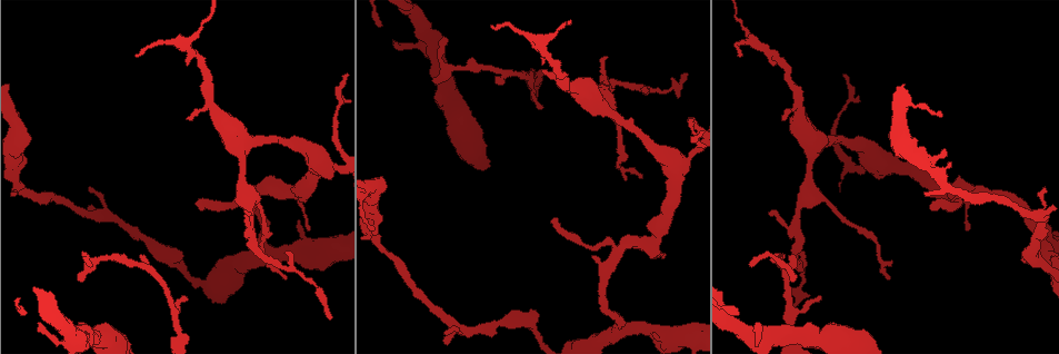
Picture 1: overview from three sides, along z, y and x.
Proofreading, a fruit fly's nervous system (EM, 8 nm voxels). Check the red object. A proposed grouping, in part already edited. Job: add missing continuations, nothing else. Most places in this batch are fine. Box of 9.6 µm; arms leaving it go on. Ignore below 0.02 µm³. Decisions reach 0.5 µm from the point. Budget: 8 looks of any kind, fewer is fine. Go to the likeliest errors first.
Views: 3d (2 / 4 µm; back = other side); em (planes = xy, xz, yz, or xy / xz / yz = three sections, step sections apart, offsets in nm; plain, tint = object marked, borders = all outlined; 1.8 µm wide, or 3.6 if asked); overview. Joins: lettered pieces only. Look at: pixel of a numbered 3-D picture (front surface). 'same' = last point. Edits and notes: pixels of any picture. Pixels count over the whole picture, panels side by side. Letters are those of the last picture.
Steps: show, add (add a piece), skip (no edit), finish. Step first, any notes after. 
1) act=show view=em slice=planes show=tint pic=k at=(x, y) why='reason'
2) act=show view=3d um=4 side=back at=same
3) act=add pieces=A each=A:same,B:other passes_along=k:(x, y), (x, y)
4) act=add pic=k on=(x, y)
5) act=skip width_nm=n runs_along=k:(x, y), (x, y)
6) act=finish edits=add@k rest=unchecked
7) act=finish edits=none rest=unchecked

act=show view=em slice=yz step=4 show=tint pic=1 at=(653, 240) why='sharp bend'

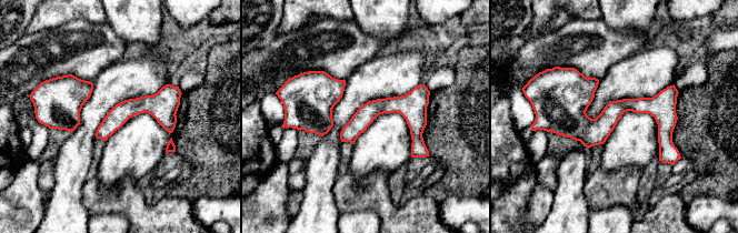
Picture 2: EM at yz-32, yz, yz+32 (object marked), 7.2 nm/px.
act=show view=em slice=yz step=4 show=borders at=same

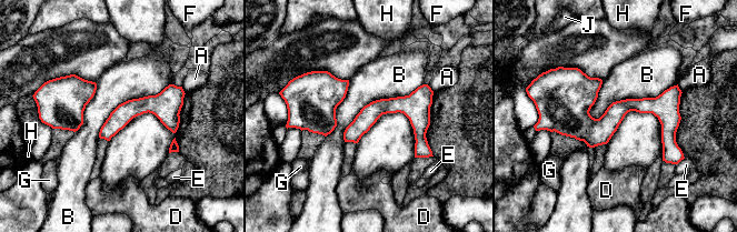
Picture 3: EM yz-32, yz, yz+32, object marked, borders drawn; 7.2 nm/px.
act=skip each=A:other,B:other,D:other,E:other,F:other,G:other,H:other,J:other border=3:(677, 83), (588, 112) found='no lettered piece goes on from it'

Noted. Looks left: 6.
act=show view=em slice=xy step=4 show=borders pic=1 at=(598, 106) why='calibre changes'

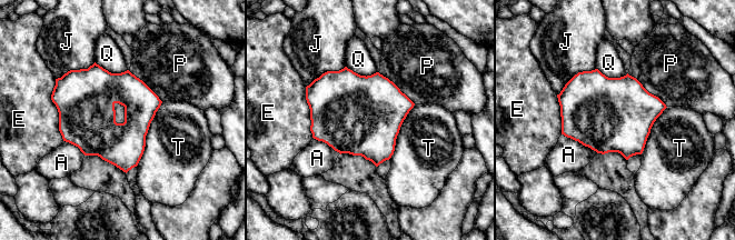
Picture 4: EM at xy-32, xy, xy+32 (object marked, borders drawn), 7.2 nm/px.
act=skip longest_contact=T:500nm each=A:other,E:other,J:other,P:other,Q:other,T:other border=4:(562, 133), (597, 152) found='no lettered piece goes on from it'

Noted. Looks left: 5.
act=show view=em slice=planes show=borders pic=1 at=(789, 280) why='tapers out'

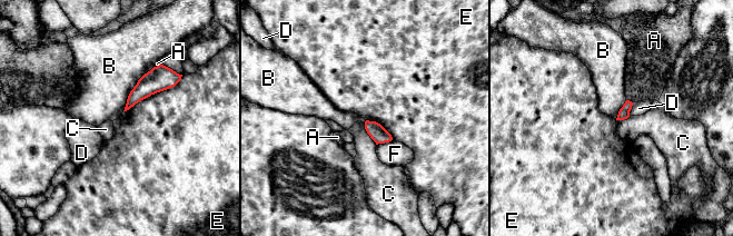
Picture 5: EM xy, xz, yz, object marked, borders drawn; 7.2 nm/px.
act=skip each=A:other,B:other,C:other,D:other,E:other,F:other found='no lettered piece goes on from it'

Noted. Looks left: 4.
act=show view=em slice=xz step=8 show=borders pic=1 at=(819, 301) why='an open end'

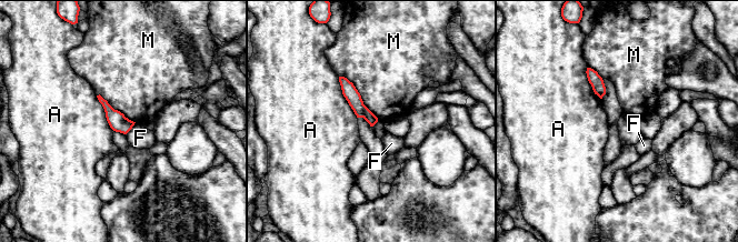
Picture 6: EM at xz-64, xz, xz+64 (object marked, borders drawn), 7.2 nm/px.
act=skip longest_contact=M:420nm each=A:other,F:other,M:other found='none of them fits'

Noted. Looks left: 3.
act=finish edits=none rest=unchecked

